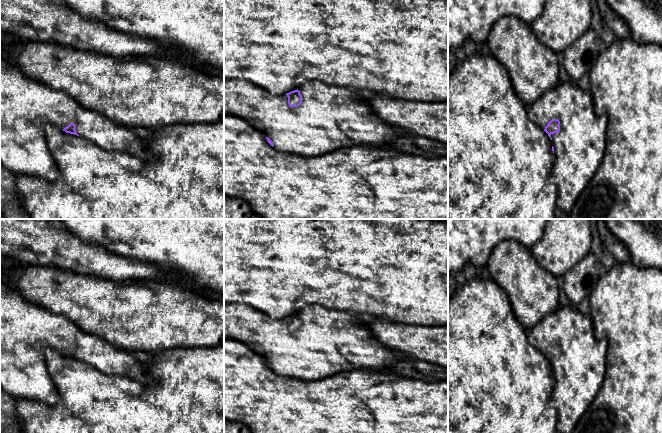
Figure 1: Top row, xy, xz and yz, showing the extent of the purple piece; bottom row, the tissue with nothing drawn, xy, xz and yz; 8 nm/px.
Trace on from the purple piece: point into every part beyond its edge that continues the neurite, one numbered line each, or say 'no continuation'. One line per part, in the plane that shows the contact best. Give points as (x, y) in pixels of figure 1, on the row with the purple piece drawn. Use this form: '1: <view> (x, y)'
1: yz (579, 147)

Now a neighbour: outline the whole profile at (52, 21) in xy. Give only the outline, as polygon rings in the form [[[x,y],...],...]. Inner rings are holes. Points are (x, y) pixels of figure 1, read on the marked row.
[[[0,0],[0,32],[10,33],[25,41],[56,43],[112,57],[140,55],[183,61],[174,47],[127,35],[100,21],[87,19],[70,9],[63,0]]]

